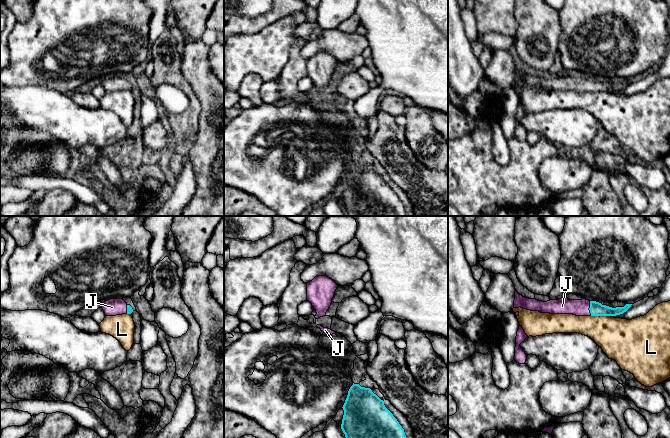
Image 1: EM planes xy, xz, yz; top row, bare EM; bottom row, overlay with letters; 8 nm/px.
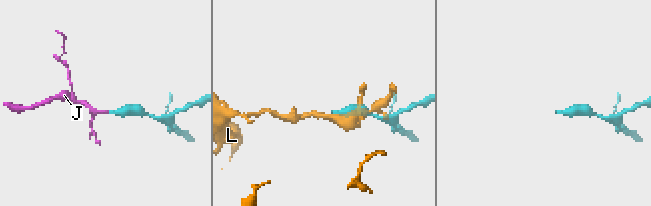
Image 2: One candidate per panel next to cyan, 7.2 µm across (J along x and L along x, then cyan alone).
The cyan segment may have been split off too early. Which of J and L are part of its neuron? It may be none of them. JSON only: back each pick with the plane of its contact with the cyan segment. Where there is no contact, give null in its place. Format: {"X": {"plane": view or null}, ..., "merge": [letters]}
{"J": {"plane": "yz"}, "merge": ["J"]}

